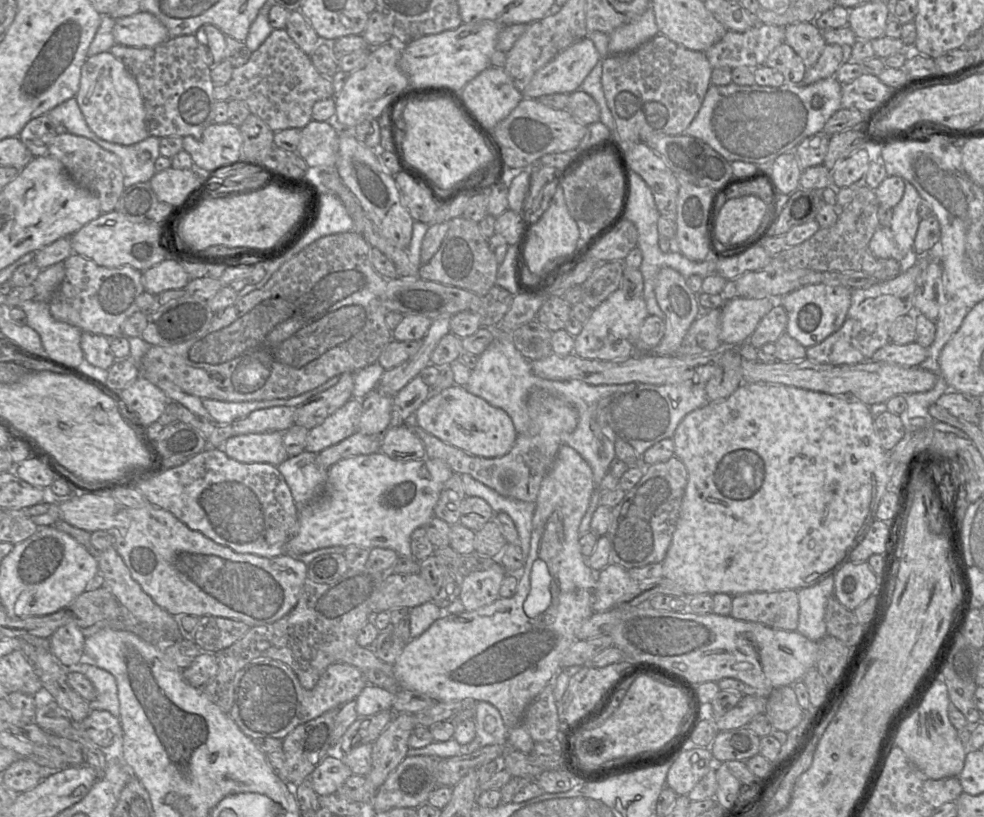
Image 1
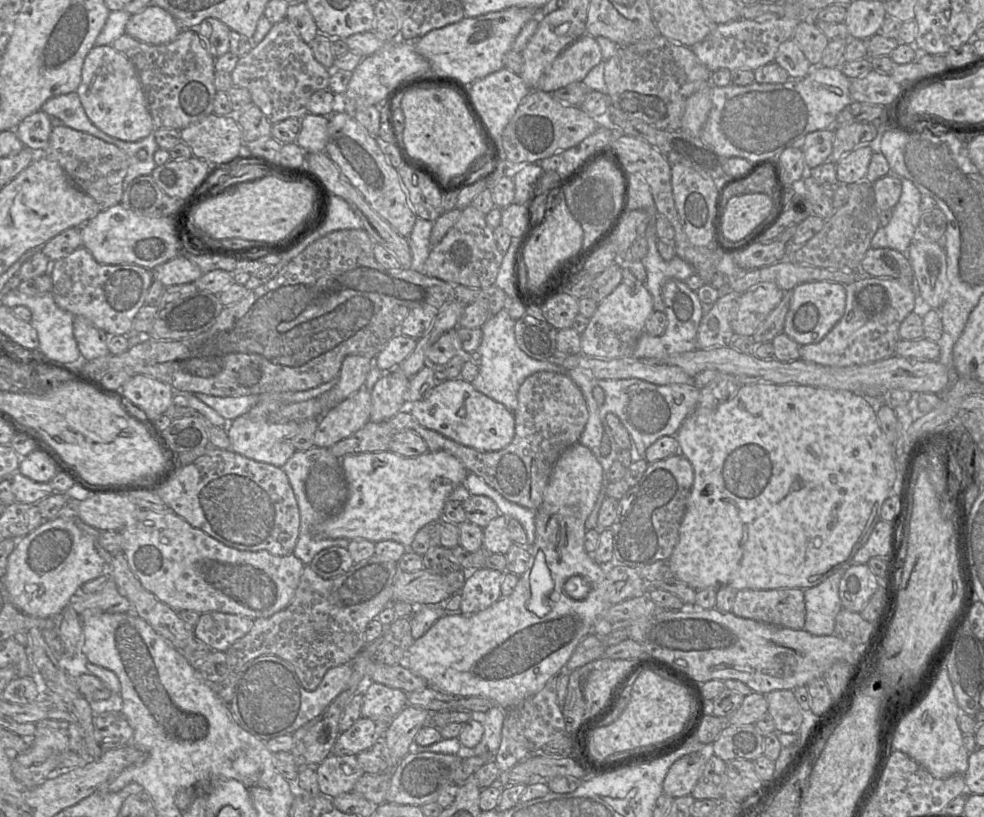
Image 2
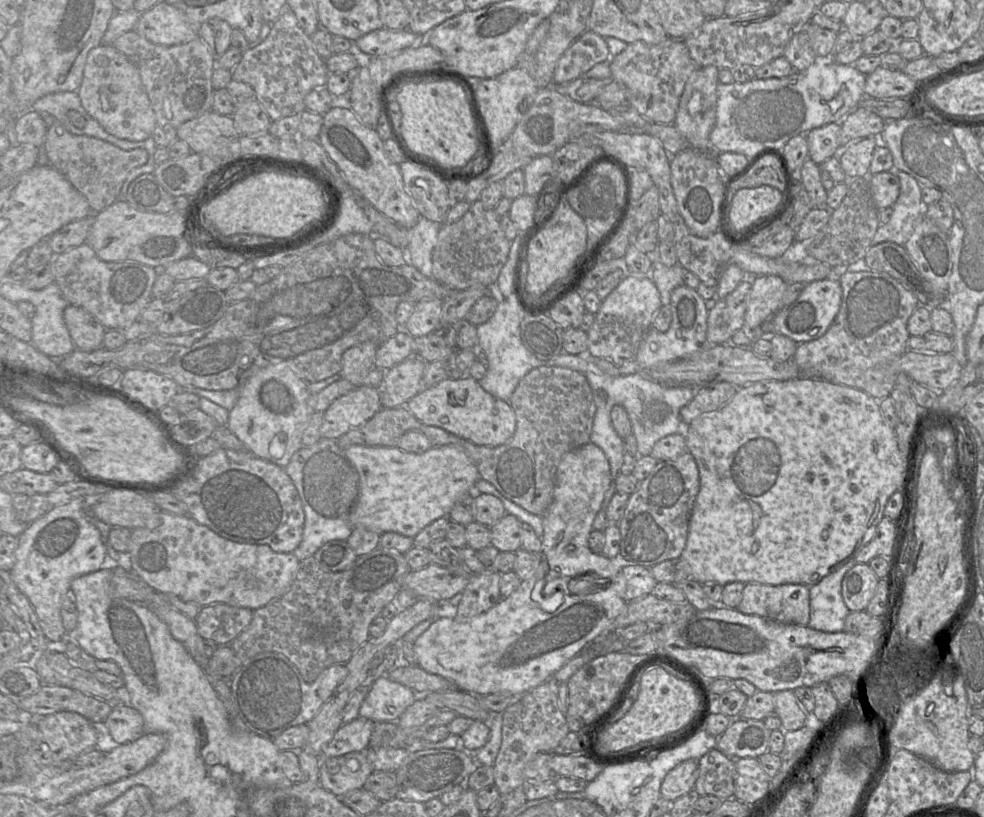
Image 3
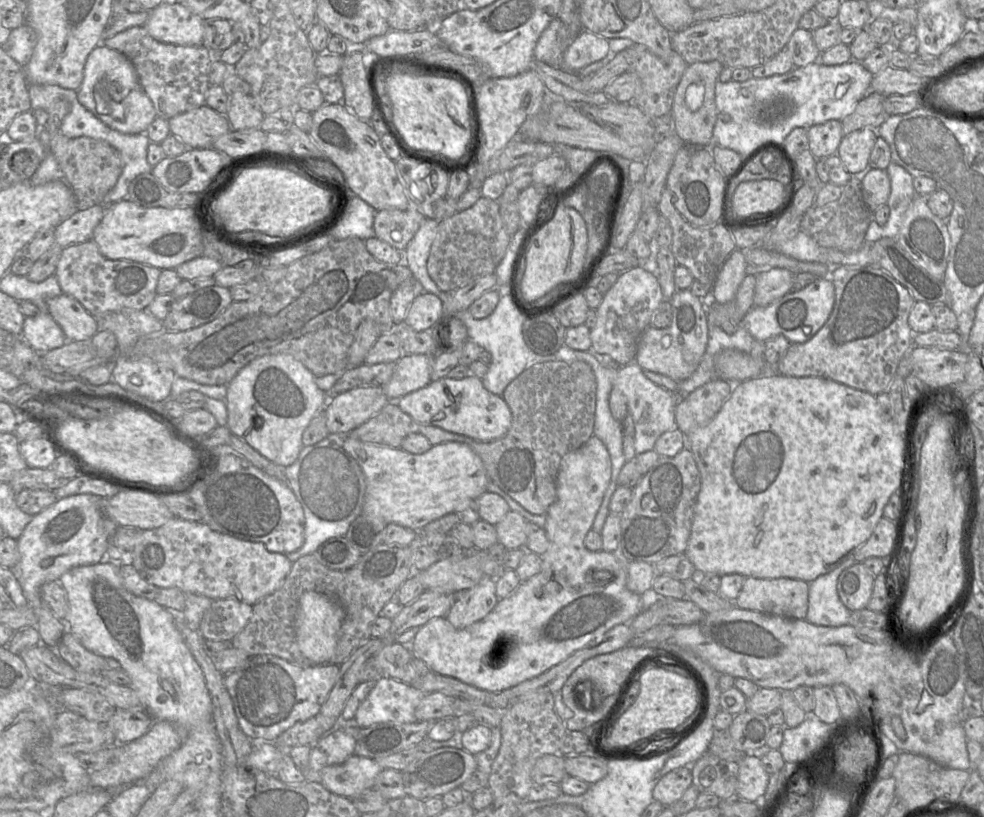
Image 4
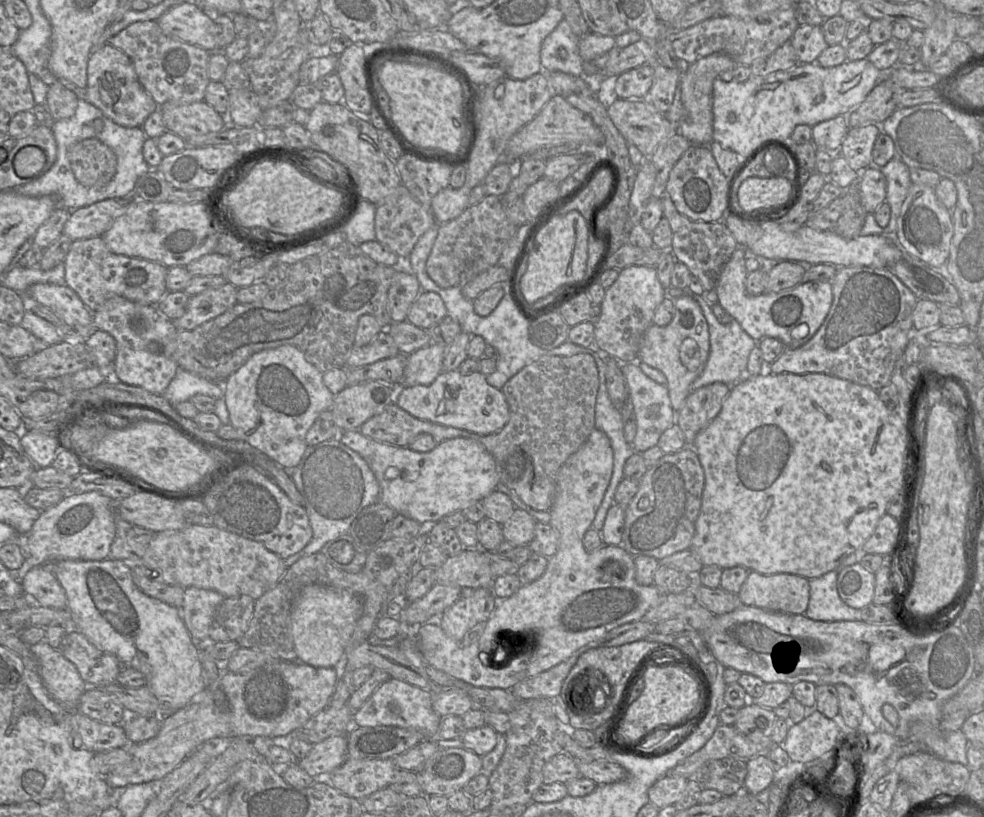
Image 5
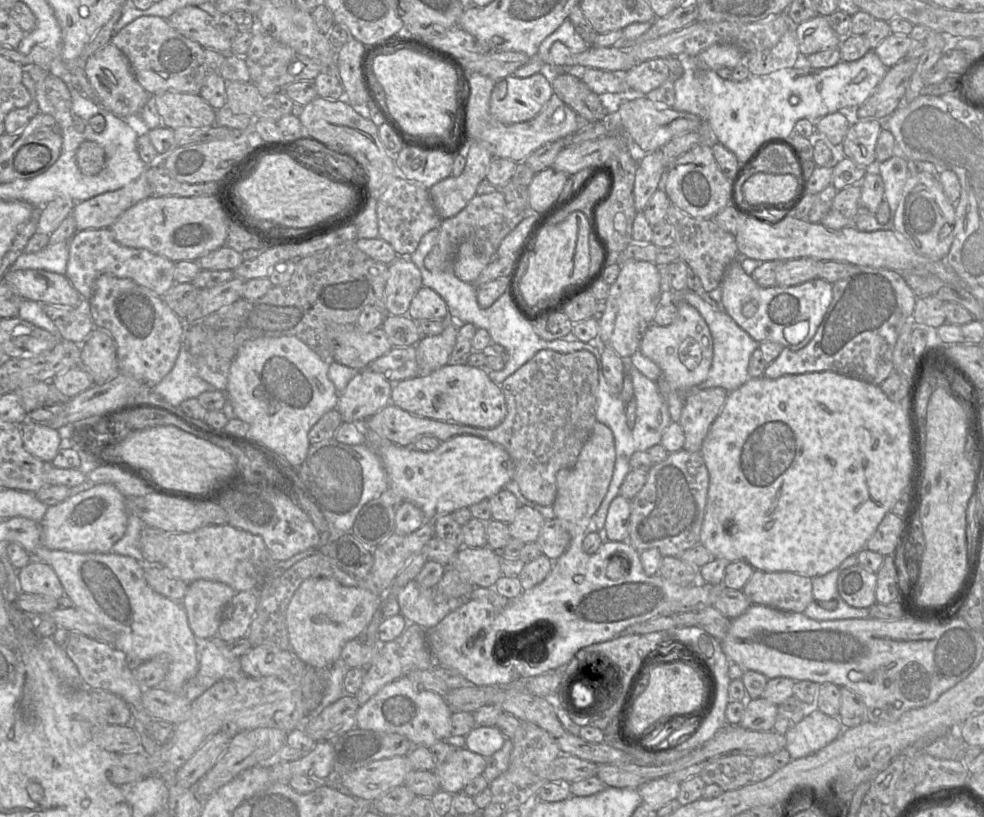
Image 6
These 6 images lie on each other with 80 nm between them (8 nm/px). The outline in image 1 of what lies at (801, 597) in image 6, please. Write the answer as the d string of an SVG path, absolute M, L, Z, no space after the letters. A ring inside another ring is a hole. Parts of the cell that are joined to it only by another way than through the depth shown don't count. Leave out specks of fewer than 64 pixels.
M796 590L744 593L732 597L730 616L774 629L797 631L799 601Z

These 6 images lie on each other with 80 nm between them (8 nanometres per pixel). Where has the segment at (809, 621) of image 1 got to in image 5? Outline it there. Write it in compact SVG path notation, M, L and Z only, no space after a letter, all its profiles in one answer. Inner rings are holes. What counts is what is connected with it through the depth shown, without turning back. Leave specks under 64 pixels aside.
M859 554L846 557L836 569L810 580L810 599L805 616L824 622L861 621L861 609L845 604L837 590L837 578L845 567L859 562Z

